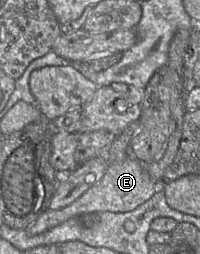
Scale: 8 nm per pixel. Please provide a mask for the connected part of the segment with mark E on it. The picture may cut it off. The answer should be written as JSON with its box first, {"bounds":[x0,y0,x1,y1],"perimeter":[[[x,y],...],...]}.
{"bounds":[26,157,157,235],"perimeter":[[[128,157],[119,162],[109,163],[103,178],[86,190],[70,205],[59,210],[47,209],[26,230],[30,235],[37,235],[75,217],[94,212],[129,212],[149,200],[157,191],[157,184],[144,169],[138,159]]]}

